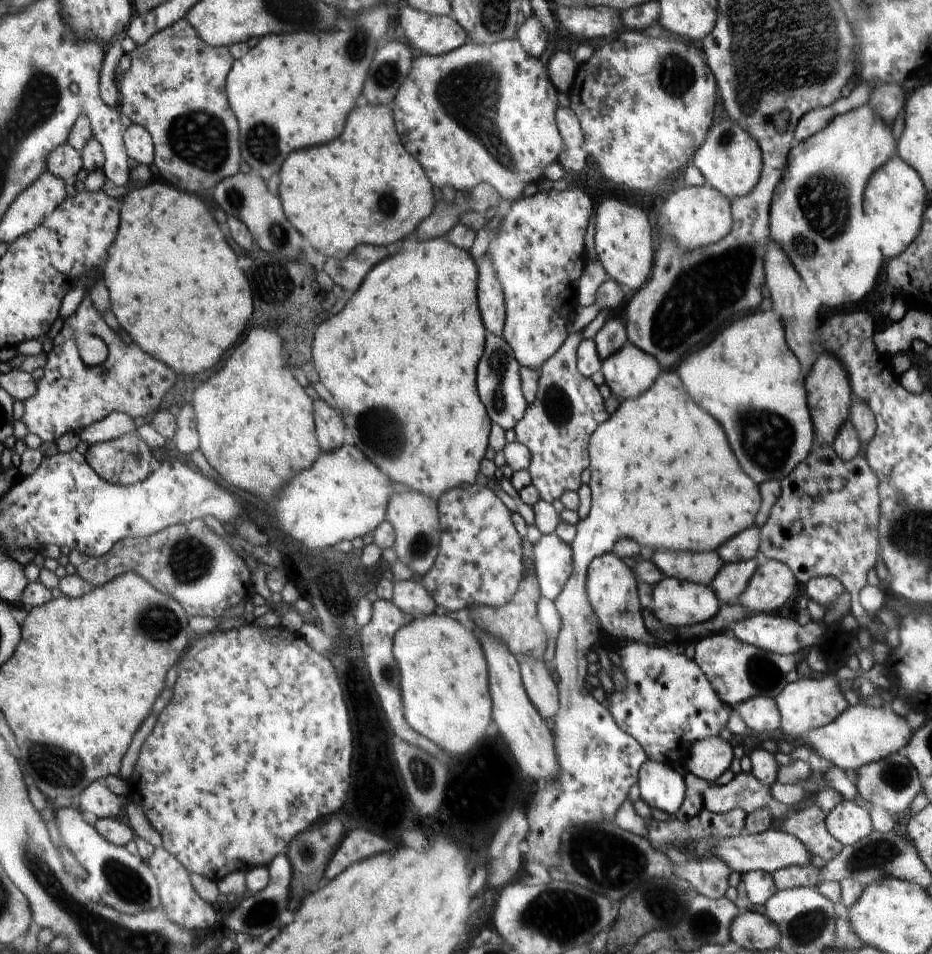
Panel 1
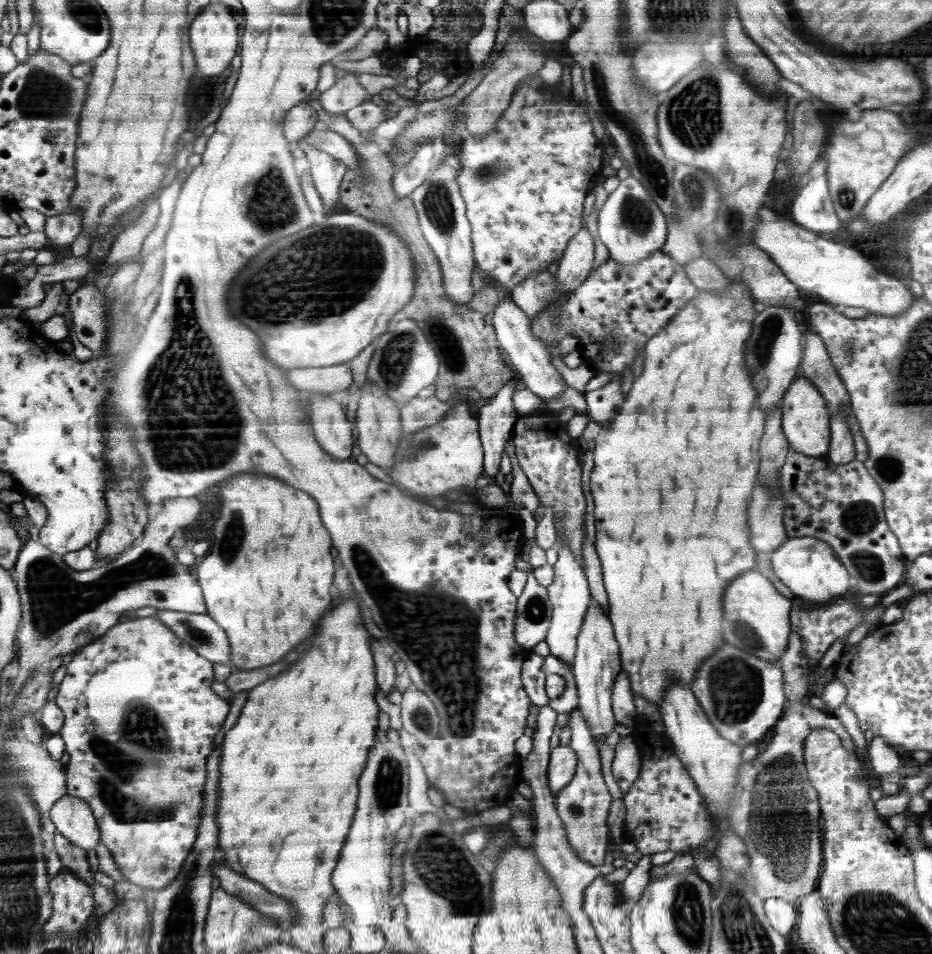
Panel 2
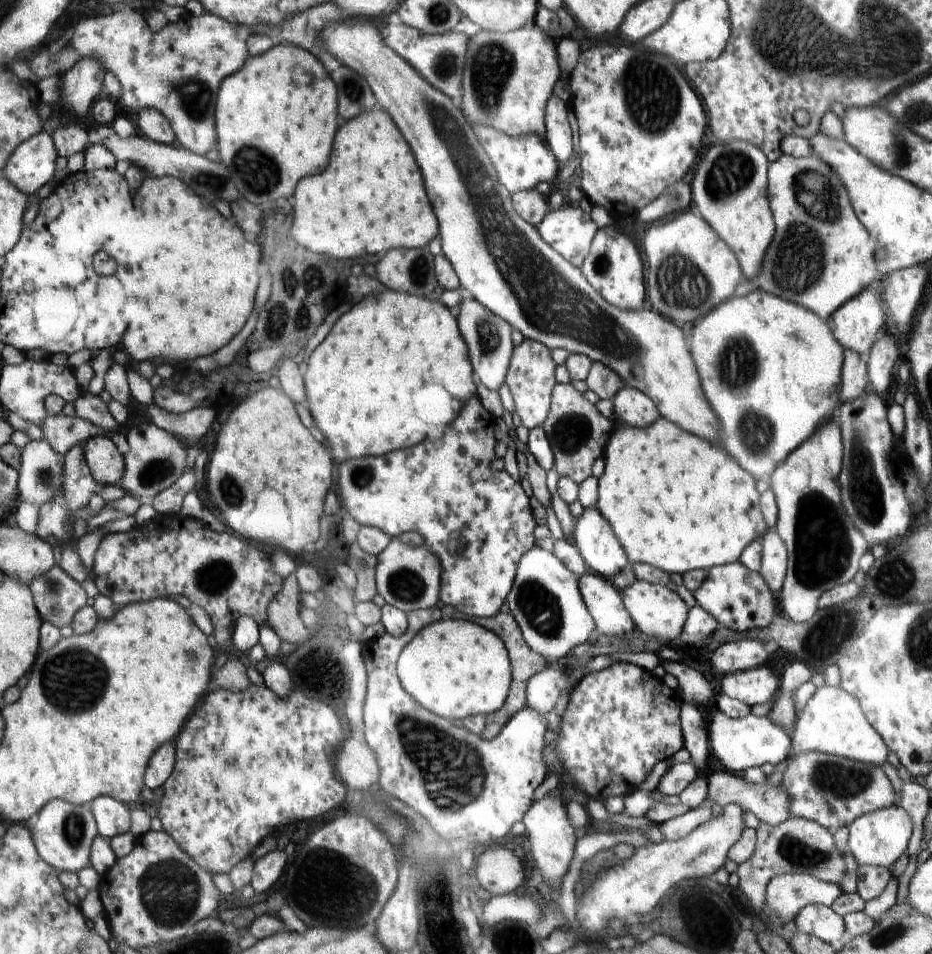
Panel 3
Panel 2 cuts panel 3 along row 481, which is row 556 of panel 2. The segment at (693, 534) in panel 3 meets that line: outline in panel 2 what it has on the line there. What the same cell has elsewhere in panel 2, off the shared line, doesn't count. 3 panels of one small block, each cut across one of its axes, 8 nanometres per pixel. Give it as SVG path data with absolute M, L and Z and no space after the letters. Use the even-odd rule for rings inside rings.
M730 280L730 285L722 293L700 290L696 295L680 309L680 314L667 323L664 330L658 331L651 339L648 339L644 347L644 369L639 377L634 378L632 388L629 390L622 408L612 419L602 423L601 431L591 445L594 452L594 467L590 474L590 490L592 493L591 511L594 515L596 529L595 552L601 563L603 586L608 593L609 620L614 626L616 640L619 640L622 649L624 671L628 671L631 691L641 695L660 708L664 688L672 684L674 680L682 680L682 684L690 686L690 680L694 678L694 670L698 664L716 652L716 648L724 643L722 632L724 602L723 593L727 586L735 579L735 576L743 574L754 566L754 549L751 544L751 528L746 524L746 506L752 492L754 474L758 472L758 462L762 457L758 454L758 442L760 436L766 431L766 414L759 408L759 396L756 388L752 385L750 374L746 370L744 350L750 339L754 327L754 300L750 287L746 283L736 283ZM694 408L728 408L728 410L716 410L716 412L692 412Z

